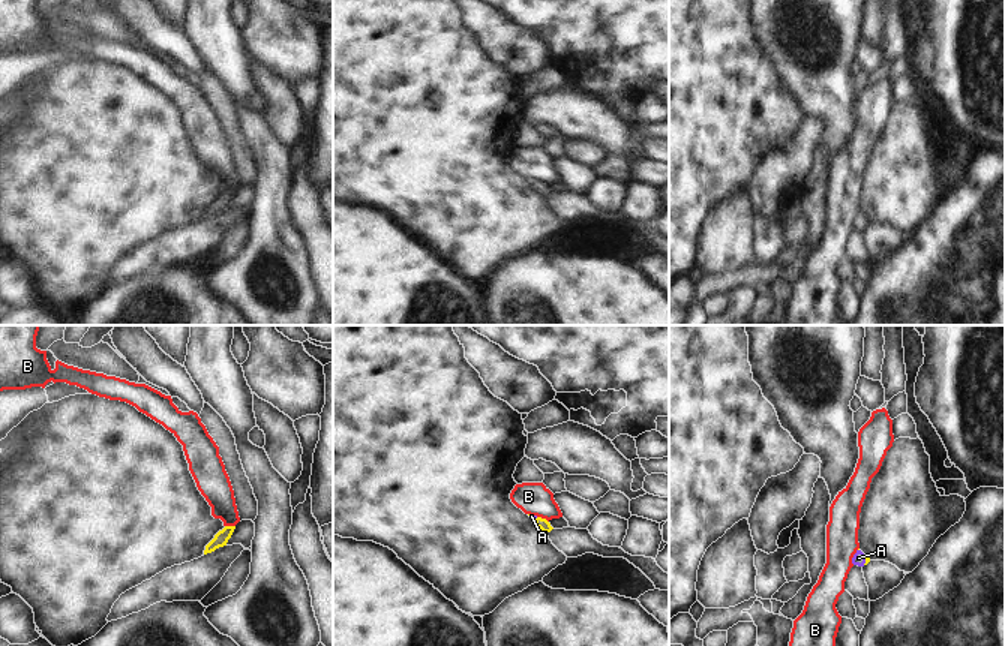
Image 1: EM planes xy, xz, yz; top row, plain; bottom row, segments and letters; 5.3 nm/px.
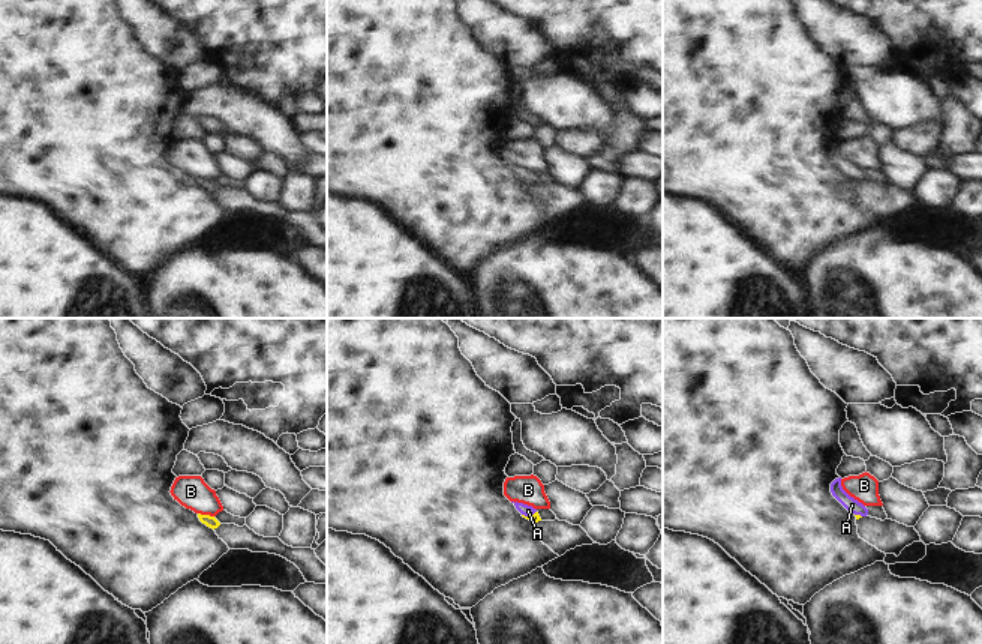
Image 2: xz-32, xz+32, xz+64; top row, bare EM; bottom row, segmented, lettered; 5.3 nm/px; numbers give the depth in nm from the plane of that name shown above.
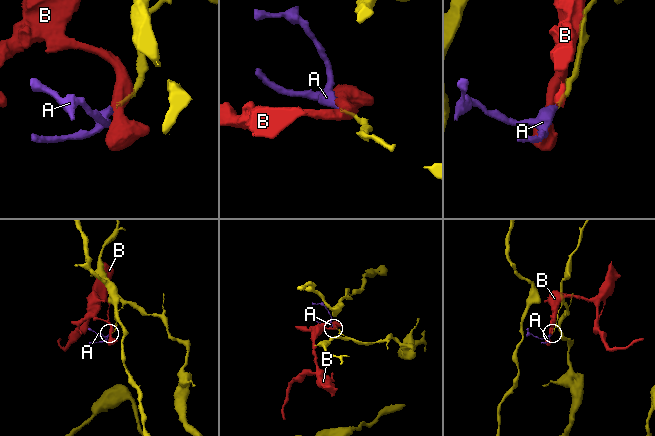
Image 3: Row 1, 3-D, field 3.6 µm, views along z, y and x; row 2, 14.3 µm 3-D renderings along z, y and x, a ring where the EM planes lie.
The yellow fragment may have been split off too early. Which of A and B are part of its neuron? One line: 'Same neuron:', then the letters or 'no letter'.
Same neuron: A.

